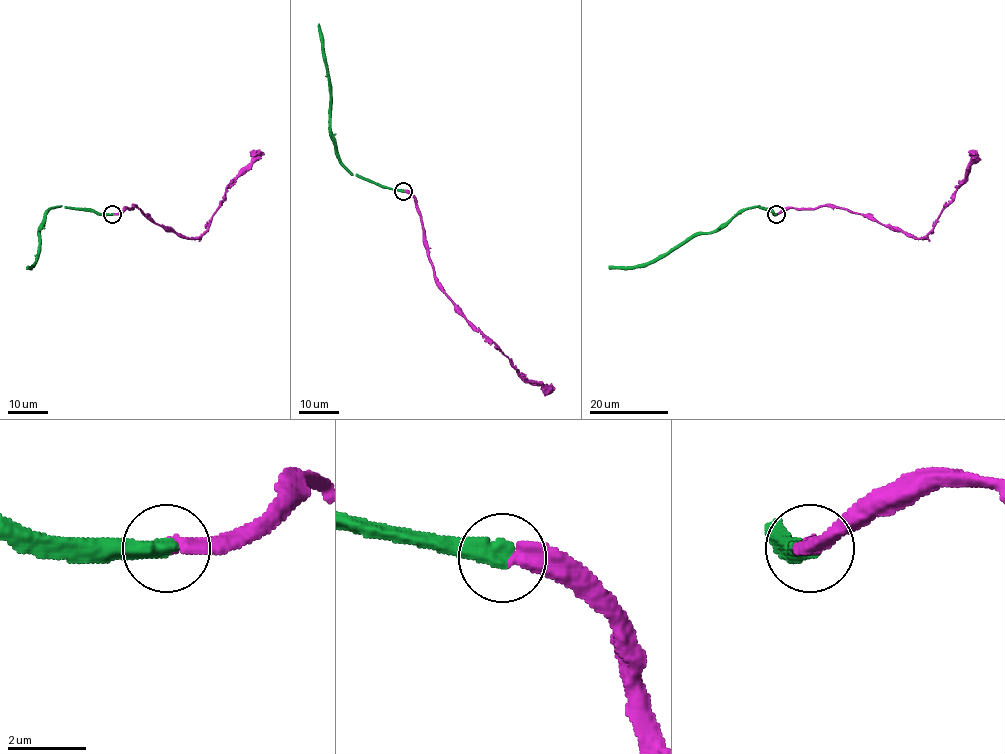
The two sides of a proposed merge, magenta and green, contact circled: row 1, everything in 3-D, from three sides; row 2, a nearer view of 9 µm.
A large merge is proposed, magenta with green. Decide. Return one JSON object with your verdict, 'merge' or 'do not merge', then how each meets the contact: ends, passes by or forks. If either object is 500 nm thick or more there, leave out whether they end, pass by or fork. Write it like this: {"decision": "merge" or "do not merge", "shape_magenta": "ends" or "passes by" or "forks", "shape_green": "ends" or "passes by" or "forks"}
{"decision": "merge"}

